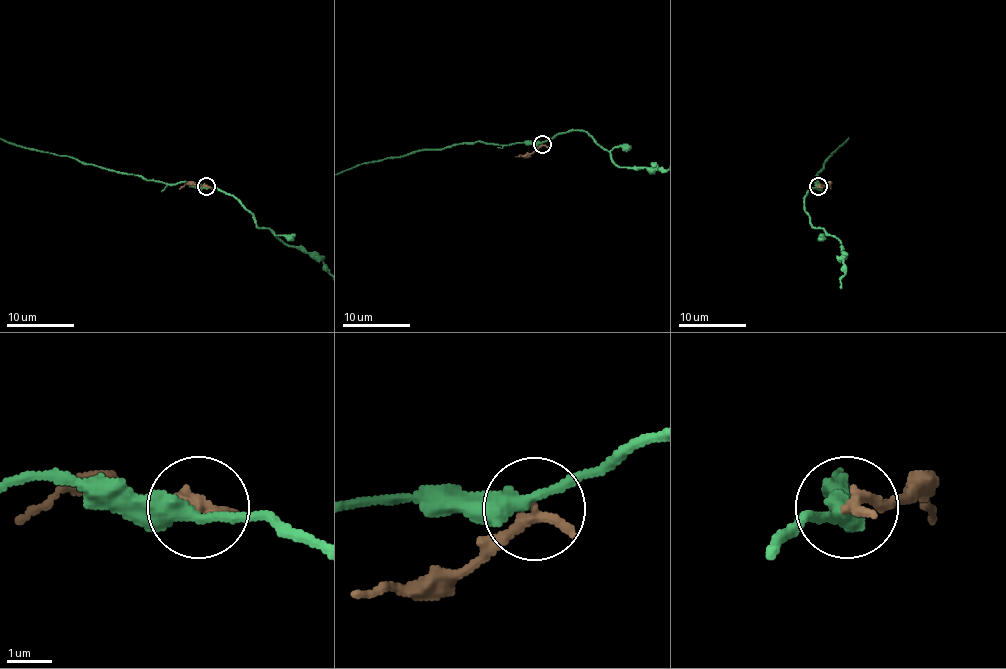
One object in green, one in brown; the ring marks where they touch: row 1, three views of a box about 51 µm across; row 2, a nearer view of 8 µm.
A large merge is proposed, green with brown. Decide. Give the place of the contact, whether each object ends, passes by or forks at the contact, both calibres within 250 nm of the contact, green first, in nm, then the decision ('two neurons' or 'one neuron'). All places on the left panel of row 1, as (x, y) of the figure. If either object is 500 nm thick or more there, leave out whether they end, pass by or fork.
at (206, 186); green passes by; brown ends there; 360 nm thick on the green side, 300 nm on the other; two neurons

